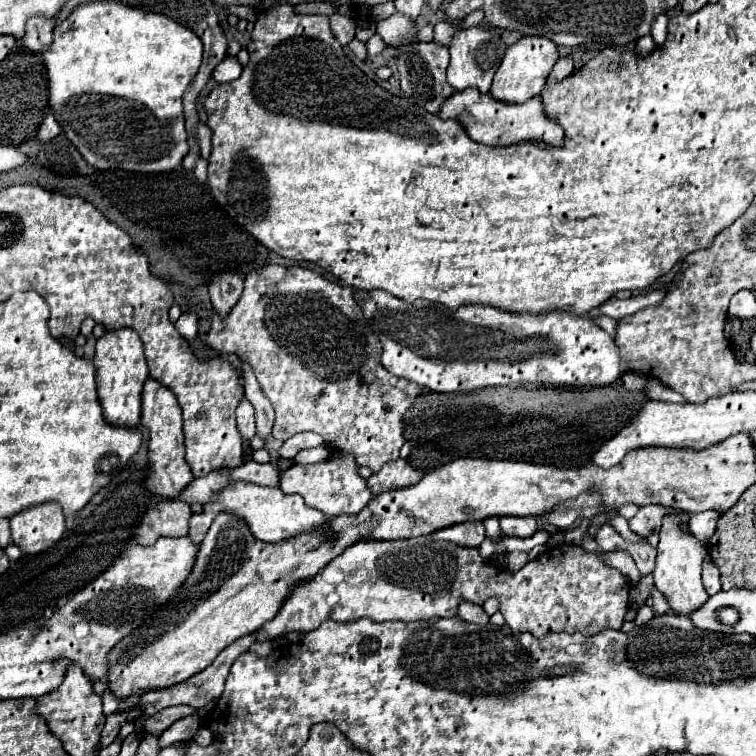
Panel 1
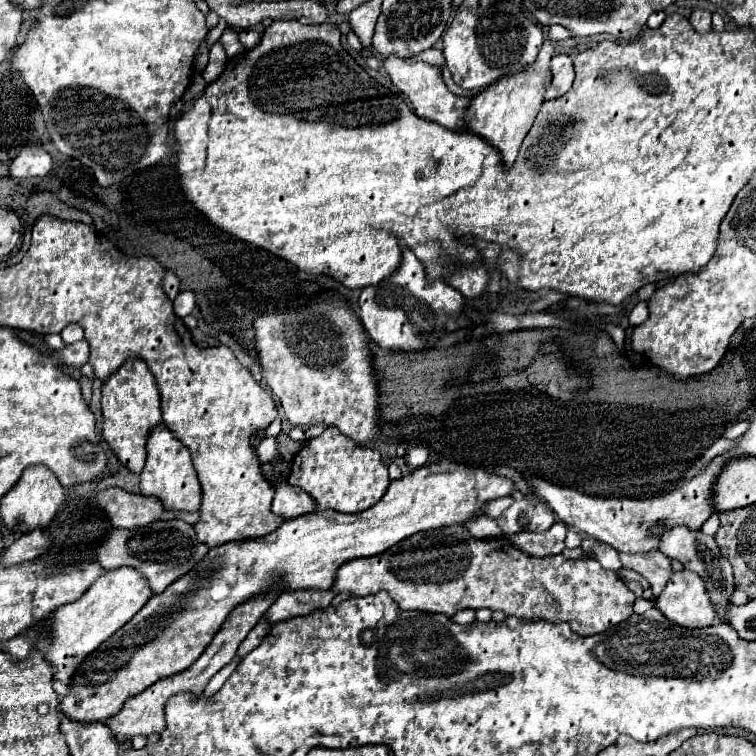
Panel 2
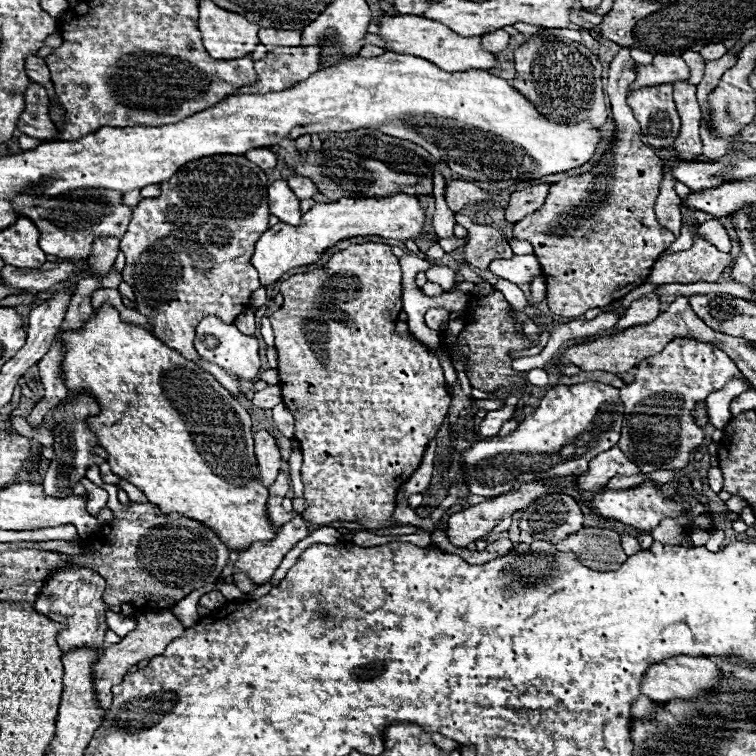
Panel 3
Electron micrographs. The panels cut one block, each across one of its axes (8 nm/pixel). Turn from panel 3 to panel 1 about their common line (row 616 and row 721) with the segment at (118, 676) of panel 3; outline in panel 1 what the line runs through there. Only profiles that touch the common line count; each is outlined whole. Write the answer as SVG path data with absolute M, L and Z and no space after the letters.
M188 705L172 706L172 708L164 708L154 716L142 716L134 722L136 732L158 732L158 736L170 728L176 720L188 716L188 714L198 714L194 708Z

